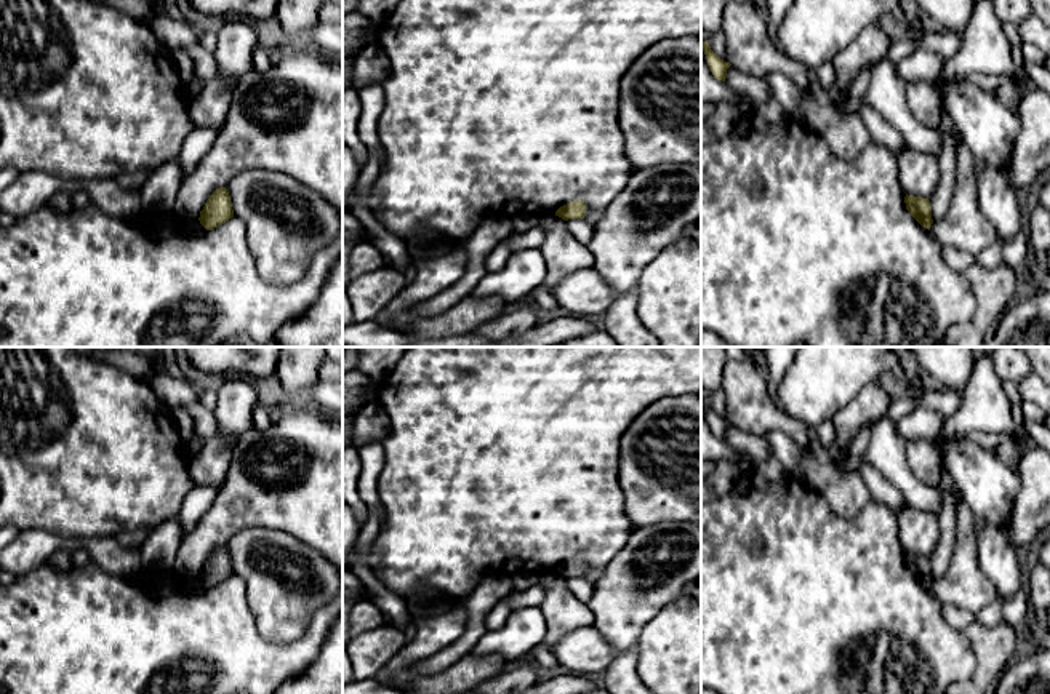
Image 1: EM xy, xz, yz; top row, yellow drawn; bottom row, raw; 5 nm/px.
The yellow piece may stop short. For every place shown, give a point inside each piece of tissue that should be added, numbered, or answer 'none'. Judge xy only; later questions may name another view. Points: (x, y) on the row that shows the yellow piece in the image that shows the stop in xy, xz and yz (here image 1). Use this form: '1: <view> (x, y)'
none

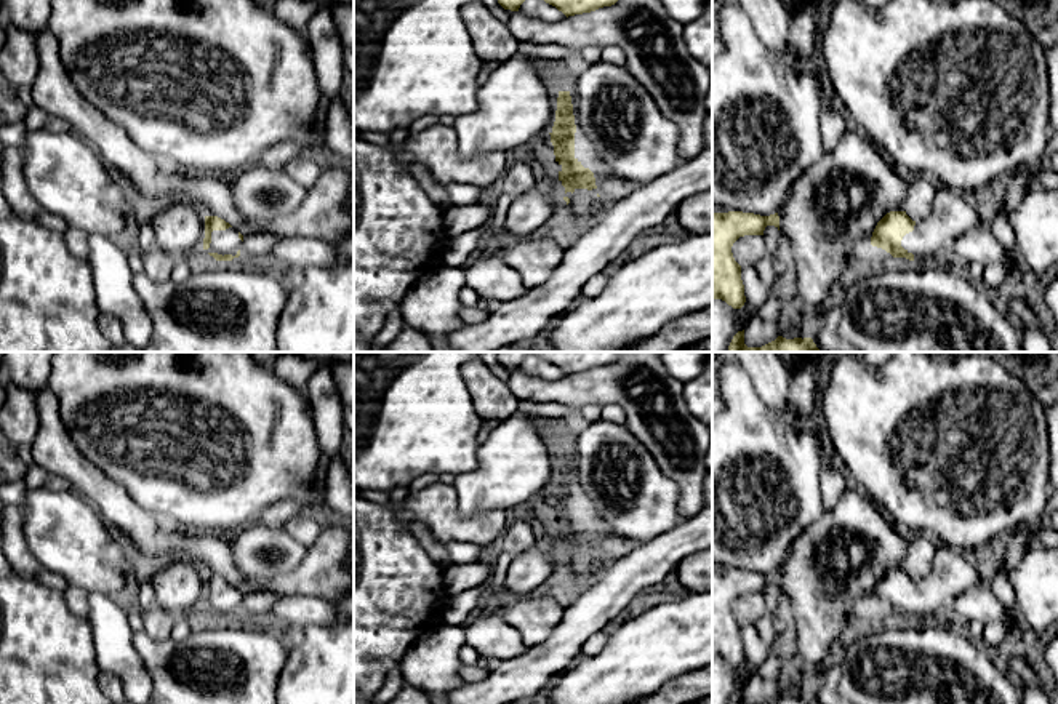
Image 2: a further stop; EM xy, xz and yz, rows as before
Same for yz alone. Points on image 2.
1: yz (953, 215)

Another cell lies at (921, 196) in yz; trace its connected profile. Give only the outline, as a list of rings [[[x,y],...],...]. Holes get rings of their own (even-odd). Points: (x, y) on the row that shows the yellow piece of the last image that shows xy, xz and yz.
[[[914,178],[912,181],[909,181],[909,190],[908,190],[904,211],[912,221],[917,222],[928,218],[928,214],[933,210],[936,187],[938,186],[922,178]]]

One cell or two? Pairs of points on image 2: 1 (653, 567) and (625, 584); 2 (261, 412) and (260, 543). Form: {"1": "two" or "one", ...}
{"1": "one", "2": "two"}

